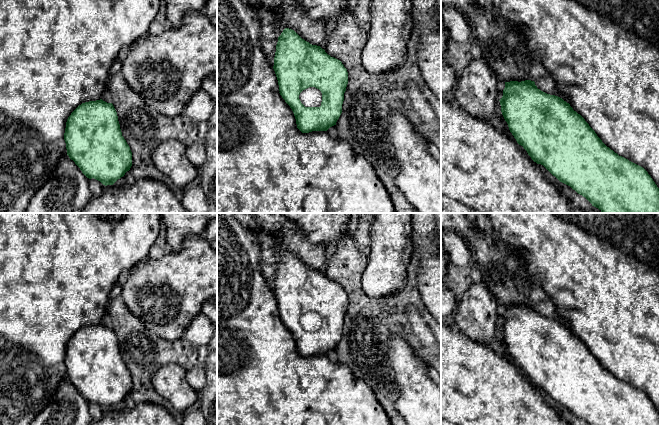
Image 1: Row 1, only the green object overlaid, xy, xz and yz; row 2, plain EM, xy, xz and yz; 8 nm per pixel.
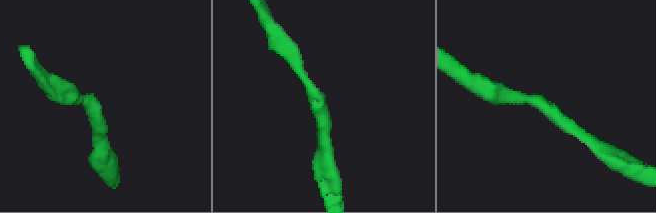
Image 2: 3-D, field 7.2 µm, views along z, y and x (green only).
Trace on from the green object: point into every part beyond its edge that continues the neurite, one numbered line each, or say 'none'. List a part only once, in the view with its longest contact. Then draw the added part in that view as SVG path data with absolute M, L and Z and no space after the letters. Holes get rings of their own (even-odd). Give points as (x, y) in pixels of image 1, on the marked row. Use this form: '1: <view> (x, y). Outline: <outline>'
1: xz (311, 97). Outline: M309 87L300 93L299 99L305 107L320 107L322 93L315 87Z

